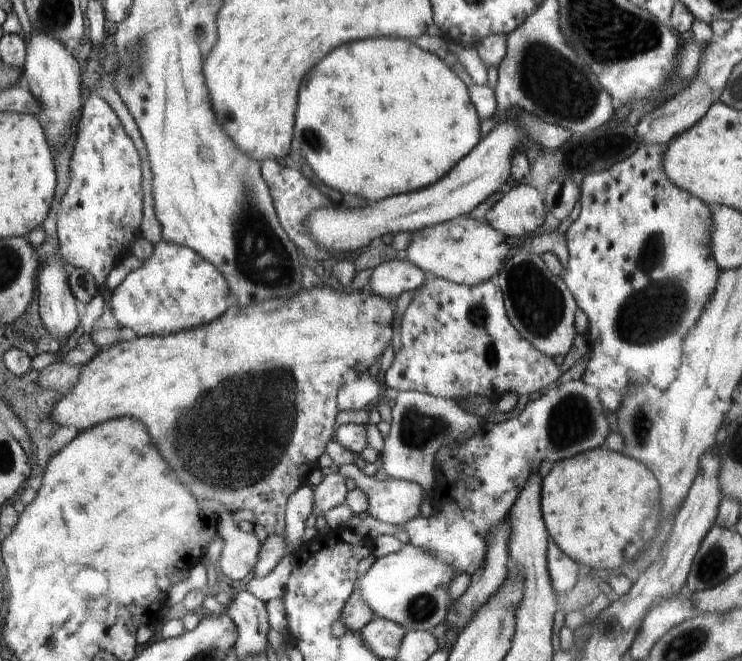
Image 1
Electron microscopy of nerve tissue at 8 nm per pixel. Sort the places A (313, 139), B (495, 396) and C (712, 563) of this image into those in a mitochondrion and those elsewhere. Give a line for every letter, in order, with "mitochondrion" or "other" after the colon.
A: mitochondrion
B: other
C: mitochondrion

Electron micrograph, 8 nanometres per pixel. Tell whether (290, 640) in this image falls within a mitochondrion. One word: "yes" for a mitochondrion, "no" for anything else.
no

